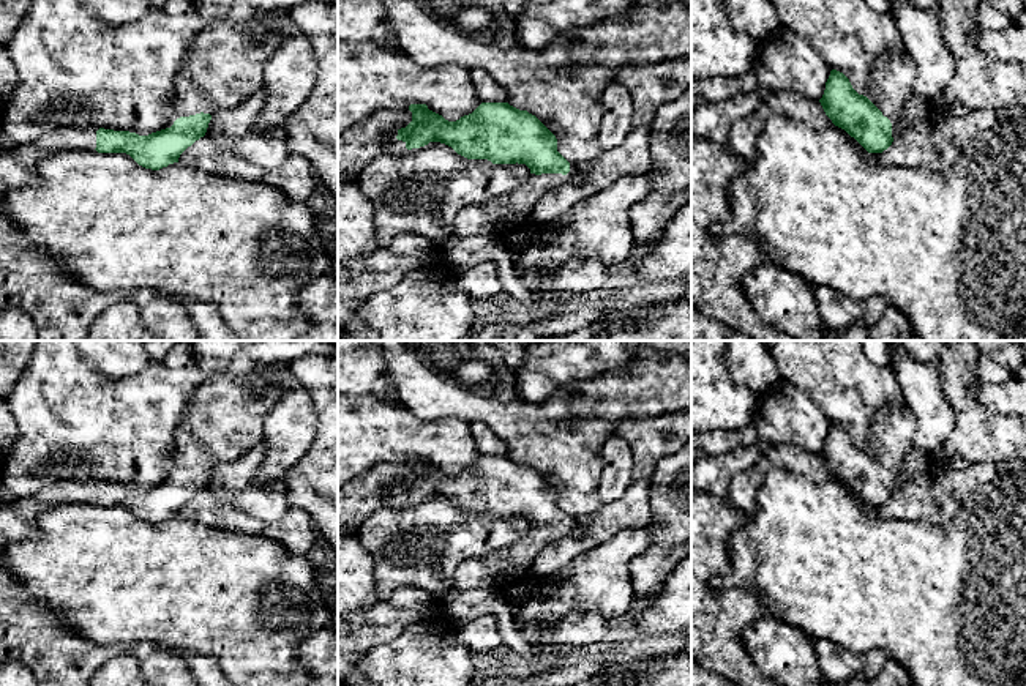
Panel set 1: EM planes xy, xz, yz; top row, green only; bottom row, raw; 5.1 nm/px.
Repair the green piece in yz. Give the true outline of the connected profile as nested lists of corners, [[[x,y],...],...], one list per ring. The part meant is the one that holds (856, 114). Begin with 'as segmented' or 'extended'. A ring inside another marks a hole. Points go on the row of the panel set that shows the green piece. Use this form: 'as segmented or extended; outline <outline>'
extended; outline [[[890,50],[876,62],[867,96],[859,95],[843,73],[832,69],[819,103],[832,123],[868,153],[882,153],[898,134],[898,120],[916,93],[914,80],[912,58],[906,52]]]

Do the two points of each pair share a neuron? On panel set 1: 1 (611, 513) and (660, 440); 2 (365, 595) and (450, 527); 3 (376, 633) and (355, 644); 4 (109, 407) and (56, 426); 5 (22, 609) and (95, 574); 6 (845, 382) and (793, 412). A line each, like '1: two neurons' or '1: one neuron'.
1: one neuron
2: two neurons
3: one neuron
4: one neuron
5: two neurons
6: two neurons

